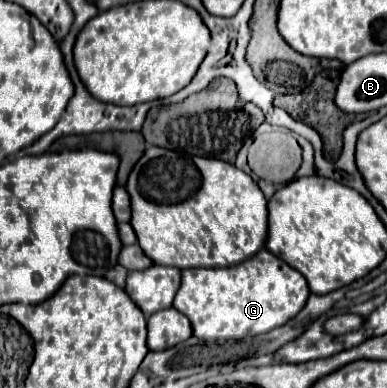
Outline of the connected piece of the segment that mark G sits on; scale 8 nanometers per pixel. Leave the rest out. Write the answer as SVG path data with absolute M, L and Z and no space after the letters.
M259 250L255 256L249 260L231 266L231 268L191 268L191 270L181 270L181 286L175 294L173 308L177 308L181 314L185 314L191 322L193 334L201 340L241 340L247 334L257 336L265 334L293 316L305 306L309 298L309 286L305 278L293 270L289 264L285 264L281 258L271 254L269 250Z

